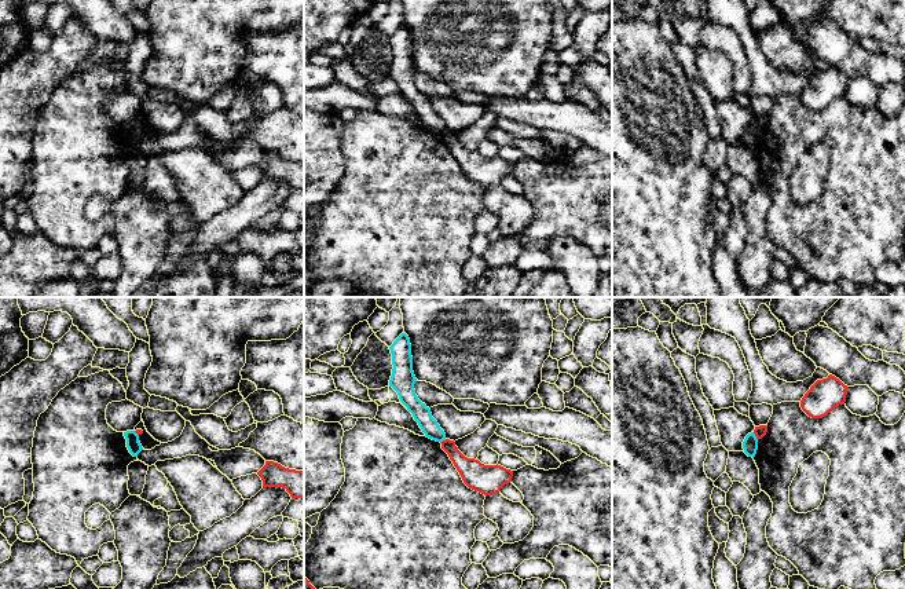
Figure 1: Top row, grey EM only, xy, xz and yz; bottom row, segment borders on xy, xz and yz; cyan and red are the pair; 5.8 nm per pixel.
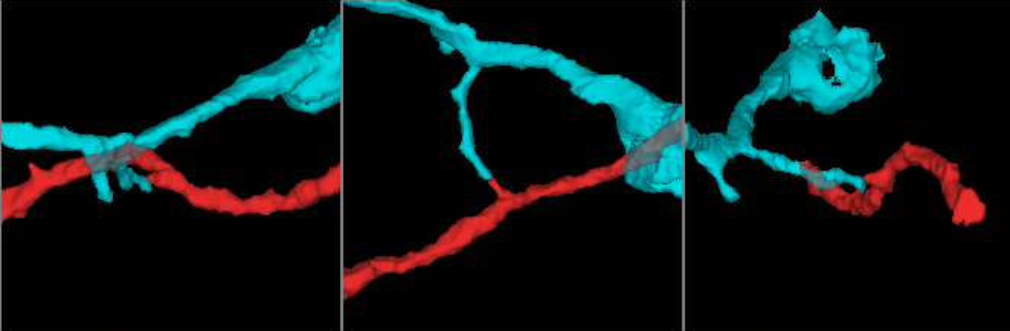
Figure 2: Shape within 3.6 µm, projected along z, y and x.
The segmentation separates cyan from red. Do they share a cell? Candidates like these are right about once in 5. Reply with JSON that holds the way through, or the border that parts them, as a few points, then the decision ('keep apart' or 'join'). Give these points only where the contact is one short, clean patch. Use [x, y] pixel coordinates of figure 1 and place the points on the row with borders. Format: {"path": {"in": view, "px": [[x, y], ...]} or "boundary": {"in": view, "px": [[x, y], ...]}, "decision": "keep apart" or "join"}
{"boundary": {"in": "yz", "px": [[753, 432], [757, 439]]}, "decision": "keep apart"}

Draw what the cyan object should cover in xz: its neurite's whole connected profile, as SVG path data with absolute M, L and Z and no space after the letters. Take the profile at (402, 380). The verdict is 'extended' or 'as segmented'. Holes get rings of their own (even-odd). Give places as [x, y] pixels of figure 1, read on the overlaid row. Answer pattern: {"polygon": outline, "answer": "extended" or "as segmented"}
{"polygon": "M402 333L389 350L393 365L389 387L397 392L400 402L413 414L426 438L436 442L446 440L446 433L432 417L430 409L415 395L414 384L417 378L413 372L411 344L408 336Z", "answer": "as segmented"}

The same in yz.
{"polygon": "M751 432L745 436L745 439L743 442L743 449L748 457L752 457L752 458L755 457L756 450L758 450L758 439L754 432Z", "answer": "as segmented"}

